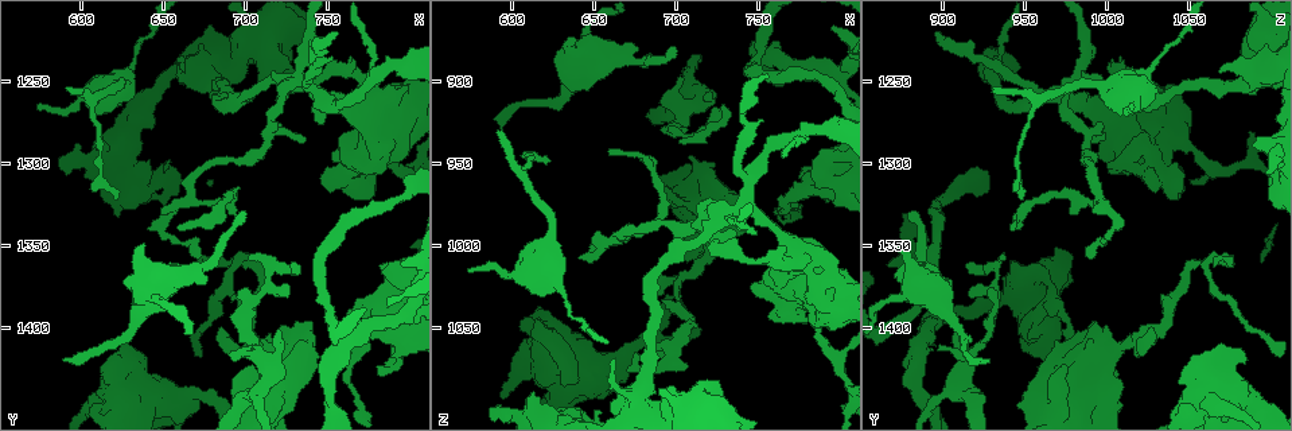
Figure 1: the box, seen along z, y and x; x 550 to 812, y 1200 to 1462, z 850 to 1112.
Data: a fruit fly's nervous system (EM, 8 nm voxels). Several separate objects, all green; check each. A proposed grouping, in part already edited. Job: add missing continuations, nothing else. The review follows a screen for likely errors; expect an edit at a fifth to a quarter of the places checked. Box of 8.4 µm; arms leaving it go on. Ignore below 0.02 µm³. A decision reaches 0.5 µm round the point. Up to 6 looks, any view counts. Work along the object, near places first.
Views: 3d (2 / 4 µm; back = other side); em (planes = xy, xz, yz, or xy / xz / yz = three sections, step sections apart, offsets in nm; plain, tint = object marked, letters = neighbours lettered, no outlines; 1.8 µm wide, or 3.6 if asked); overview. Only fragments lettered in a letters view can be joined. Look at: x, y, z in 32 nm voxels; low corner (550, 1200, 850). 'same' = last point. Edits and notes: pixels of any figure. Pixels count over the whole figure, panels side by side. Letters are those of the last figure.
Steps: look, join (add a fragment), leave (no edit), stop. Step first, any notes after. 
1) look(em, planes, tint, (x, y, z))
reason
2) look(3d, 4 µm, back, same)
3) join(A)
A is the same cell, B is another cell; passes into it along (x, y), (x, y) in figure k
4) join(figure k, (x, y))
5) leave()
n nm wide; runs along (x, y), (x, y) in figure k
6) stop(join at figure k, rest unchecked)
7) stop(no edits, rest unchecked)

look(em, planes, letters, (696, 1330, 880))
branch stops here

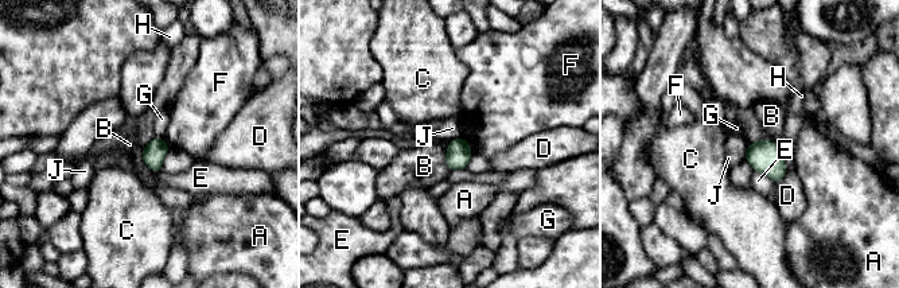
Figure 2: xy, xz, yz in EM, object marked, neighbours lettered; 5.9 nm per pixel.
leave()
140 nm wide; A, B, C, D, E, F, G, H and J are other cells; border along (748, 143), (743, 159) in figure 2; none of them fits

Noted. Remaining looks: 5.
look(em, planes, tint, (592, 1252, 930))
an open end

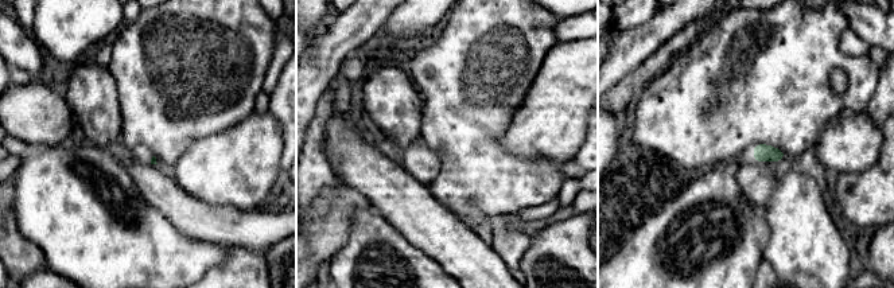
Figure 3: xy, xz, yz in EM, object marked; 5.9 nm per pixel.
look(em, planes, letters, same)
see the neighbours

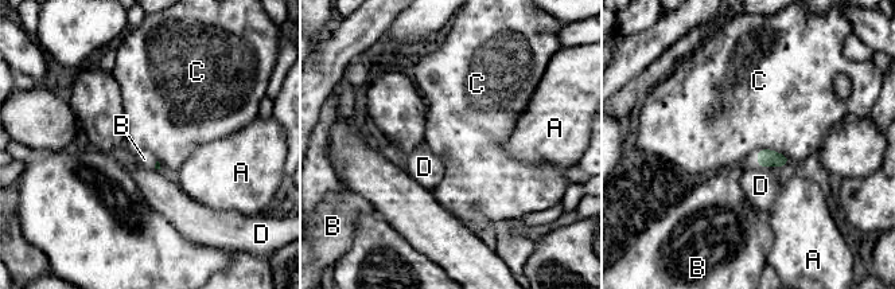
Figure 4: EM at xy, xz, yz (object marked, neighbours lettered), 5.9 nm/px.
join(B)
C touches over 220 nm; B is the same cell, A, C and D are other cells; the neuron continues

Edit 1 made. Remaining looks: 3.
look(overview)

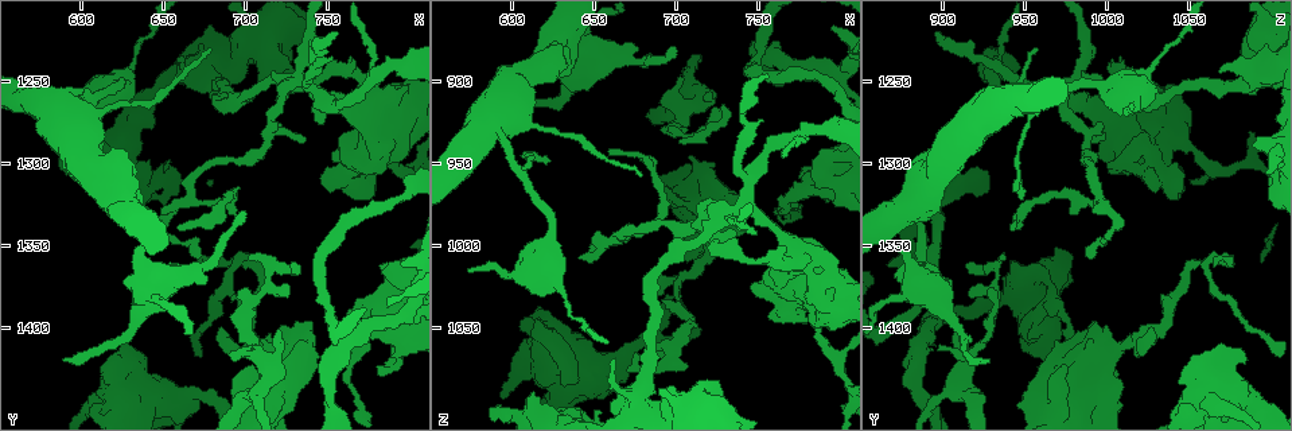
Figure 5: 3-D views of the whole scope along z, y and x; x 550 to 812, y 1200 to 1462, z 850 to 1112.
look(3d, 2 µm, (594, 1418, 928))

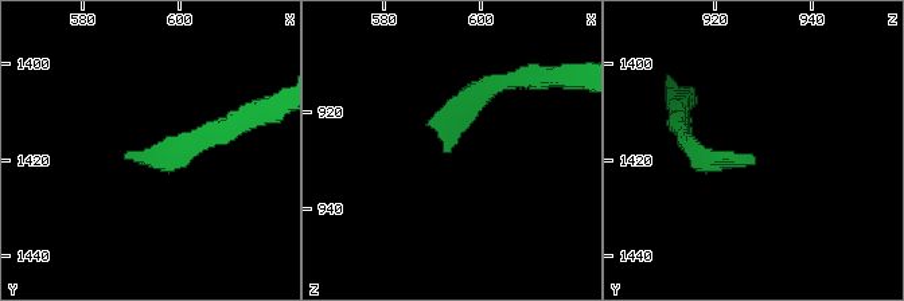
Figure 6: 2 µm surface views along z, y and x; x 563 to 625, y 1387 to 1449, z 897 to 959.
look(em, planes, letters, (593, 1420, 928))

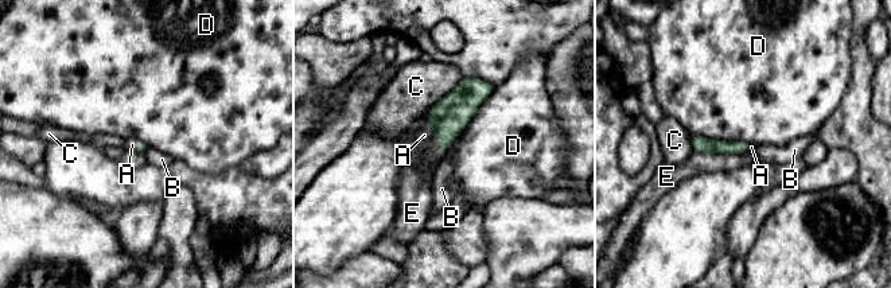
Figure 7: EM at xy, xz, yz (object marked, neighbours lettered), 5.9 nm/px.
join(A)
D touches over 340 nm; A is the same cell, B, C, D and E are other cells; passes into it along (451, 113), (438, 137), (424, 135) in figure 7; it goes on there

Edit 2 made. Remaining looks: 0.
stop(join at figure 4, join at figure 7, rest unchecked)

